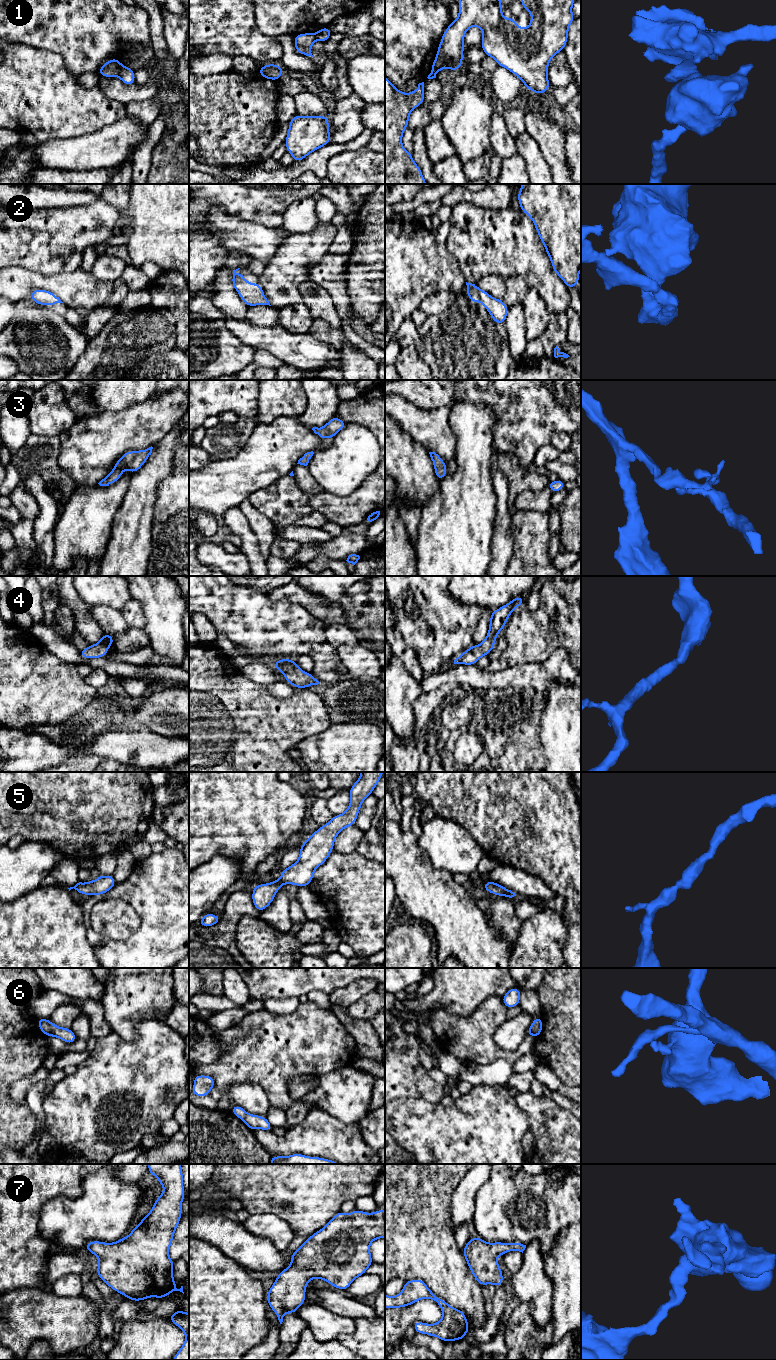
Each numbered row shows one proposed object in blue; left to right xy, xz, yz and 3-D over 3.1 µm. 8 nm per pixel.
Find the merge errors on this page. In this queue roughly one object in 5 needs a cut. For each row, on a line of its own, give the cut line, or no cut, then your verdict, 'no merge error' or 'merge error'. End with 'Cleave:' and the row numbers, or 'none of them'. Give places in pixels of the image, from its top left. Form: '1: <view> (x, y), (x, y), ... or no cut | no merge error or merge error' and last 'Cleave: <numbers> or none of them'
1: xy (122, 66), (117, 75) | merge error
2: no cut | no merge error
3: no cut | no merge error
4: no cut | no merge error
5: no cut | no merge error
6: xy (49, 1021), (50, 1035) | merge error
7: no cut | no merge error
Cleave: 1, 6

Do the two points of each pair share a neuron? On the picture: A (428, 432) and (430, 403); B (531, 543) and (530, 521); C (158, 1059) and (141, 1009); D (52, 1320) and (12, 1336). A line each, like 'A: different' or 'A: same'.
A: different
B: same
C: different
D: same

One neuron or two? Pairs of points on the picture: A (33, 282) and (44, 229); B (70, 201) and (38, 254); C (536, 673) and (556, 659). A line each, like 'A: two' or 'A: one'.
A: two
B: two
C: one

